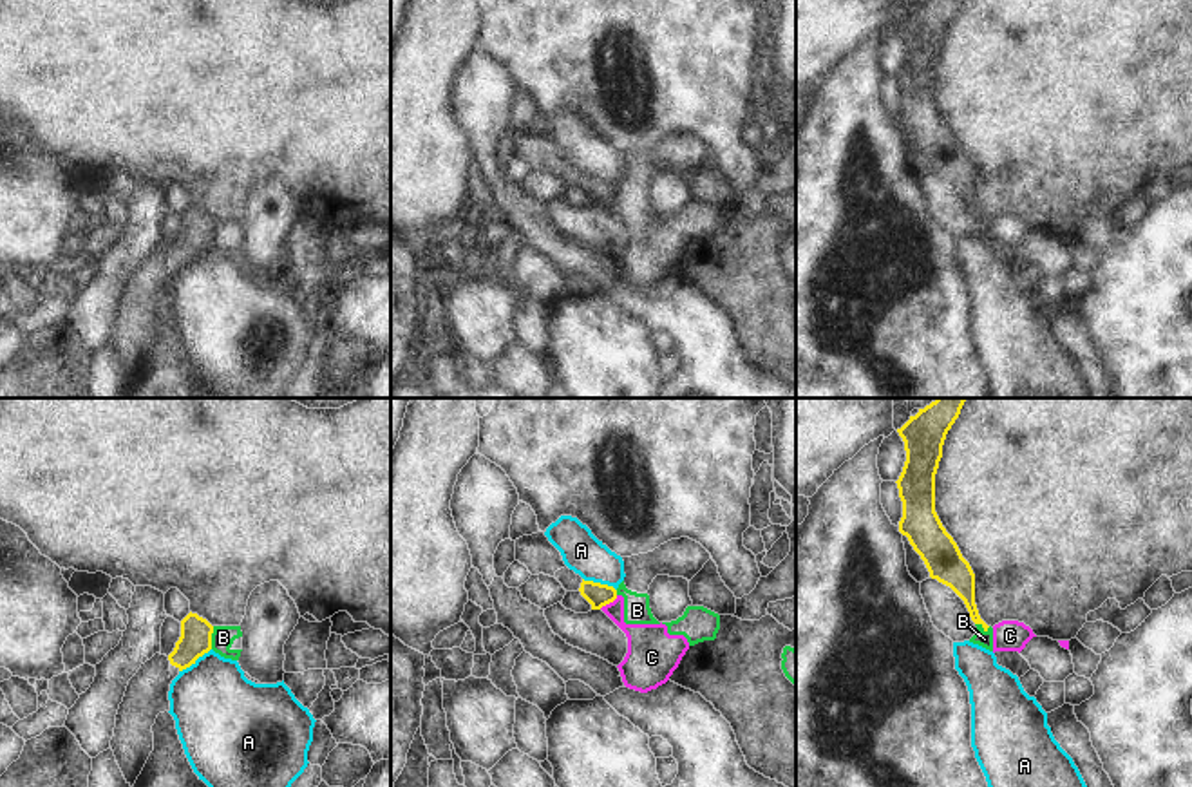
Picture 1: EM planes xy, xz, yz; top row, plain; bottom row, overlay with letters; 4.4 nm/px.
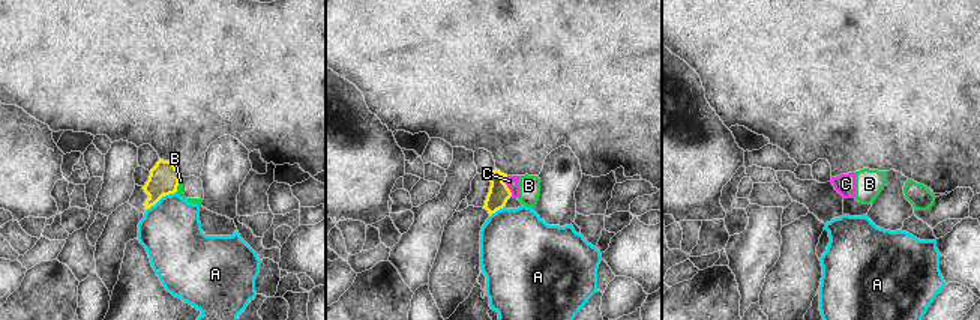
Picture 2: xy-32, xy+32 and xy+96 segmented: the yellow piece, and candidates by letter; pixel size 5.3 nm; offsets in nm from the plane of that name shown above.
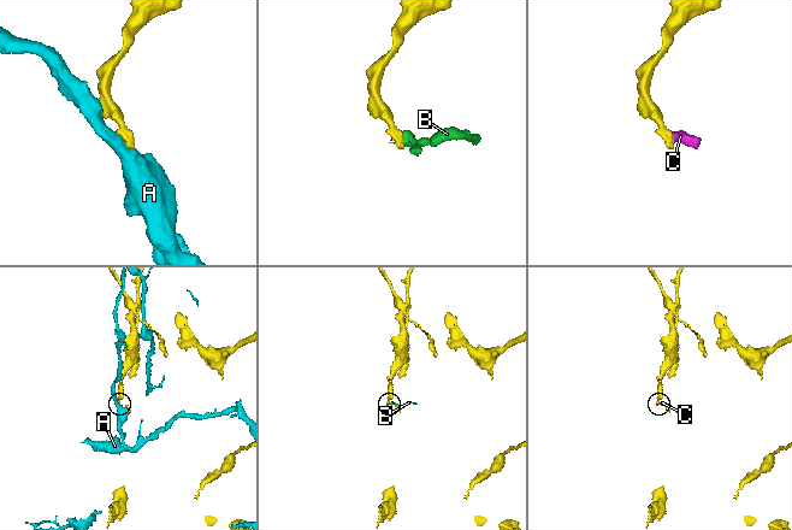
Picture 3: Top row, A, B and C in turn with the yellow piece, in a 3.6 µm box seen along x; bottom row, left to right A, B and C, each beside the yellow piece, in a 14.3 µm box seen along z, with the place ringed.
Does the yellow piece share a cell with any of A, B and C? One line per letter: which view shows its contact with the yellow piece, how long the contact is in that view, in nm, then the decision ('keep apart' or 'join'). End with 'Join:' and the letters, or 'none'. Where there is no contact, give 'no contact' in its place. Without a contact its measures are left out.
A: xy | 180 nm | keep apart
B: xy | 110 nm | keep apart
C: xz | 110 nm | keep apart
Join: none

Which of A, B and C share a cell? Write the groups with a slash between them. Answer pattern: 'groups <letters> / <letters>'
groups A / B C

